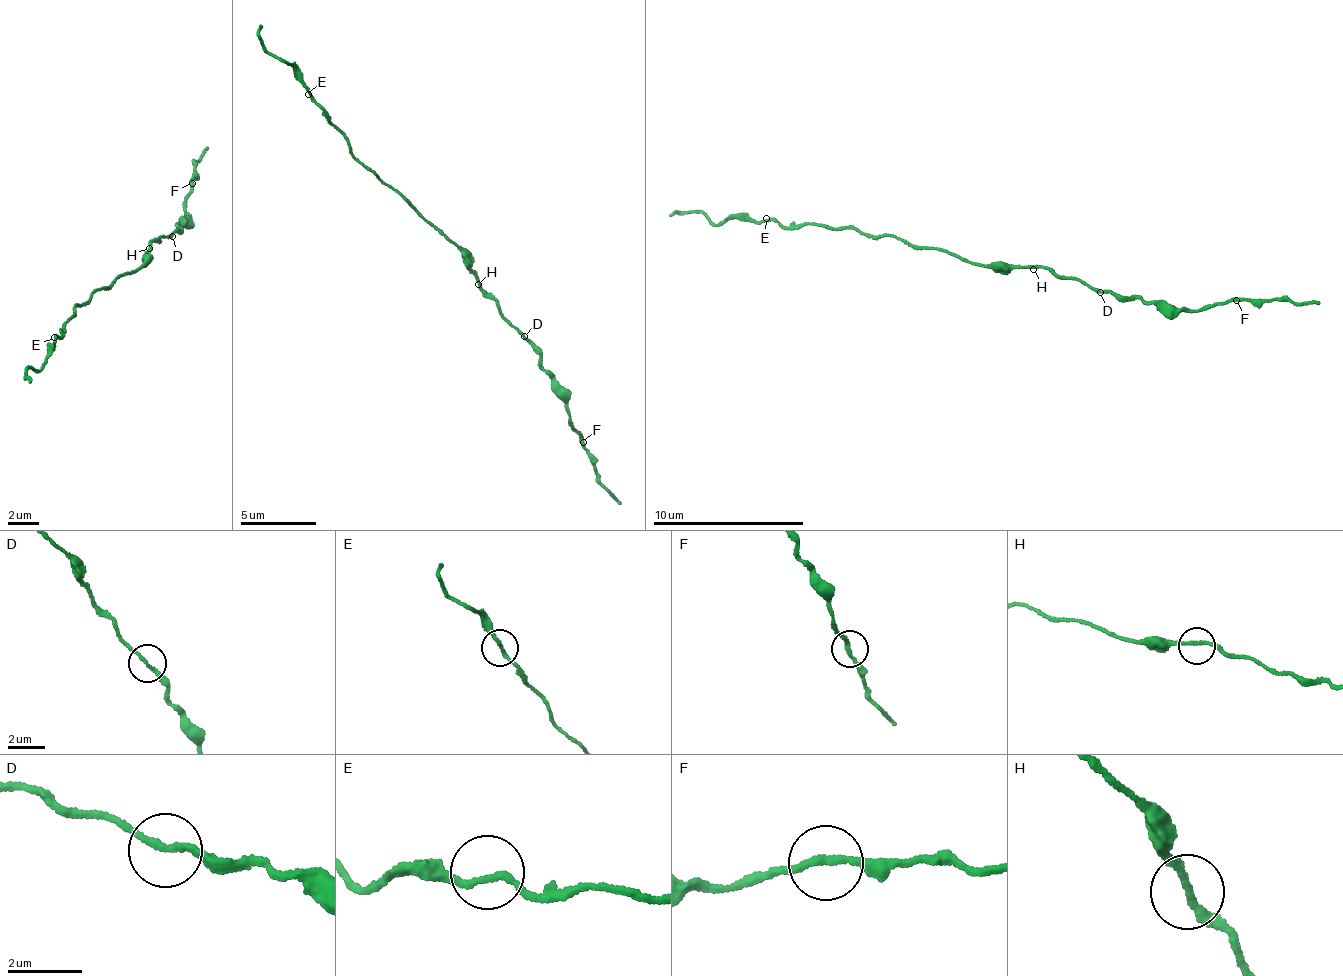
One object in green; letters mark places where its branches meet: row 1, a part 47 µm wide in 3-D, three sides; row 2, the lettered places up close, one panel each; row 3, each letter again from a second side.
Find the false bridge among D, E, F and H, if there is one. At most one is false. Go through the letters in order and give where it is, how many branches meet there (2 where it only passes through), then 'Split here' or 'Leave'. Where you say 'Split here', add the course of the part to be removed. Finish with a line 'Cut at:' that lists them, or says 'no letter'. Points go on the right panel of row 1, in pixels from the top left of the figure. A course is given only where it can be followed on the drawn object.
D: Place: (1100, 292). Branches: 2. Leave
E: Place: (766, 218). Branches: 2. Leave
F: Place: (1236, 300). Branches: 2. Leave
H: Place: (1033, 269). Branches: 2. Leave
Cut at: no letter

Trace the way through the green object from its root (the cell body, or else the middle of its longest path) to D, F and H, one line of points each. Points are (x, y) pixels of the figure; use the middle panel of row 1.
D: (464, 254), (464, 265), (477, 279), (477, 289), (497, 307), (497, 314), (523, 336)
F: (464, 254), (477, 289), (535, 350), (538, 367), (550, 378), (550, 388), (584, 440)
H: (464, 254), (464, 265), (478, 284)

